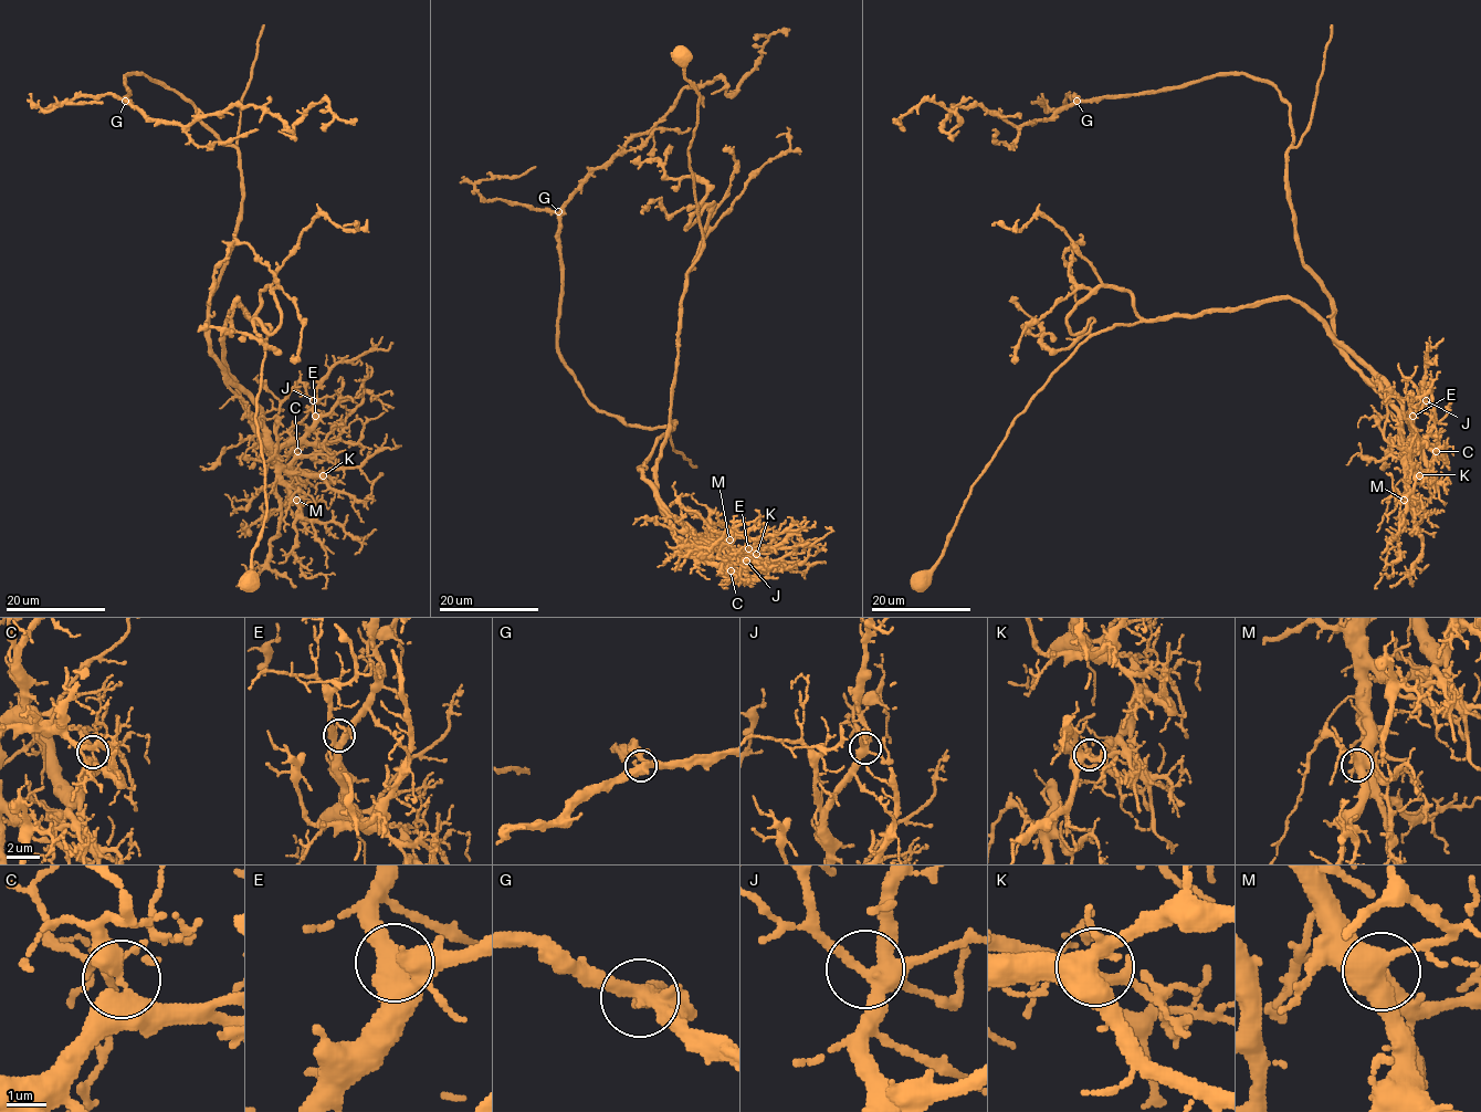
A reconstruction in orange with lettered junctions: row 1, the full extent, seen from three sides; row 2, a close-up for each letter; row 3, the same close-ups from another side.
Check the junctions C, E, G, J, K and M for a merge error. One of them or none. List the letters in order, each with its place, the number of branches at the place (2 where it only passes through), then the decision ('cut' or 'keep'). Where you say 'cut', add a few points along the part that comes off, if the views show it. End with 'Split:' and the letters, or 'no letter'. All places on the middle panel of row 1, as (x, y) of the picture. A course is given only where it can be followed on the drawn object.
C: at (731, 570); 4 branches meet; cut; foreign part runs (731, 570), (676, 537), (657, 495), (681, 296), (703, 247), (689, 149), (700, 96), (680, 50)
E: at (748, 548); 4 branches meet; keep
G: at (558, 211); 4 branches meet; keep
J: at (746, 560); 5 branches meet; keep
K: at (756, 554); 4 branches meet; keep
M: at (730, 539); 4 branches meet; keep
Split: C

